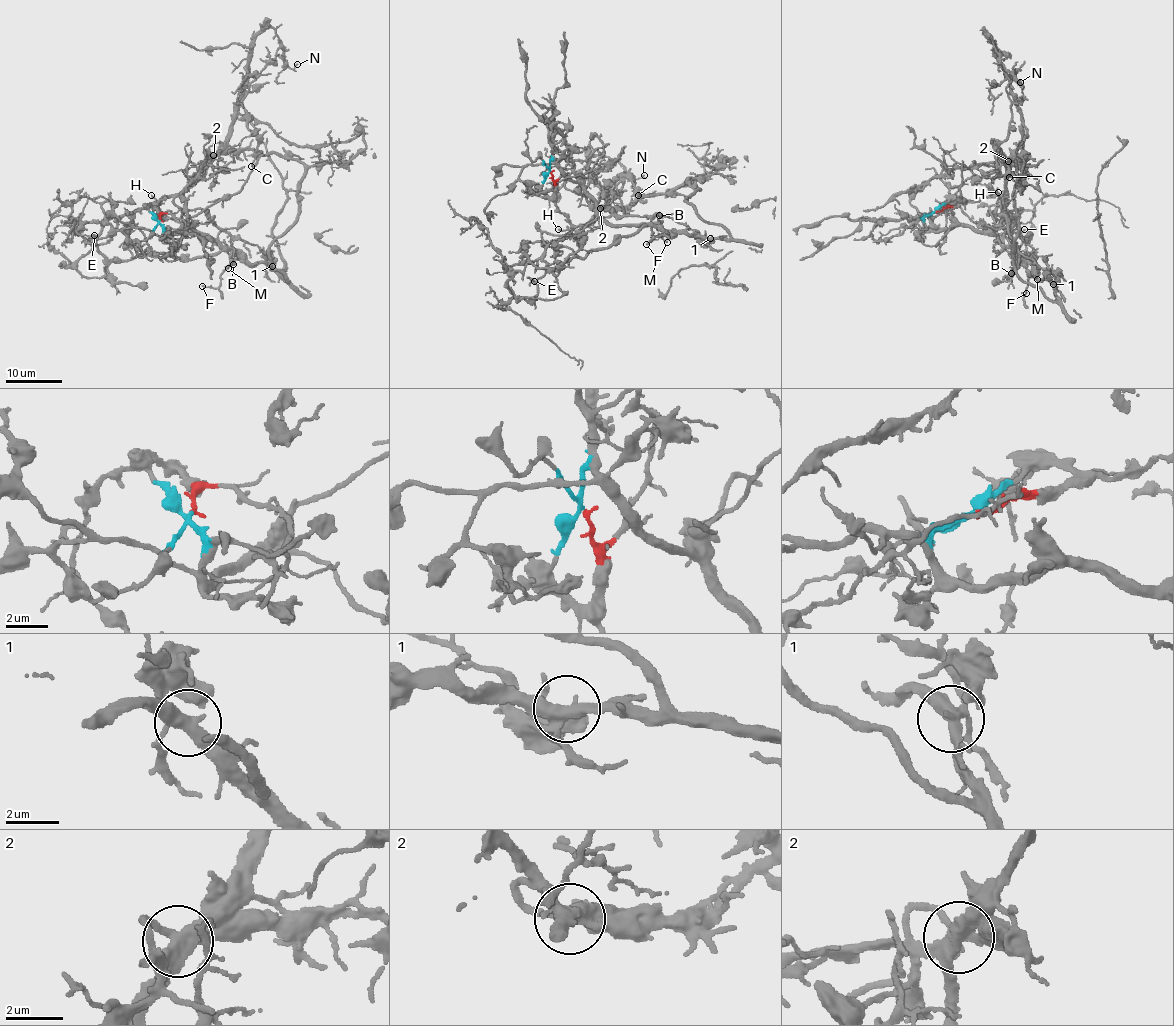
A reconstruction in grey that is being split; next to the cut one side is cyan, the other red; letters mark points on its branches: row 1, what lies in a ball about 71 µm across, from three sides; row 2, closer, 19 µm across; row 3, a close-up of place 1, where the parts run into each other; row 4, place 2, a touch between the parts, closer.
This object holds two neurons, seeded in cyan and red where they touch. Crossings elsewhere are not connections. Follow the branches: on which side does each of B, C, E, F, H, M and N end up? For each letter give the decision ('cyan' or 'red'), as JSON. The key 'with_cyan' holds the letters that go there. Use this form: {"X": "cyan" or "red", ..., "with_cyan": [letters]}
{"B": "cyan", "C": "cyan", "E": "red", "F": "cyan", "H": "cyan", "M": "cyan", "N": "red", "with_cyan": ["B", "C", "F", "H", "M"]}

